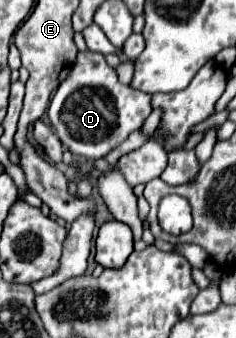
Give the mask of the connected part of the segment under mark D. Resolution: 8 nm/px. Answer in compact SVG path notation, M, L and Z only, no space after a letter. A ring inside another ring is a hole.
M83 51L75 69L51 97L47 115L59 141L81 159L101 159L115 149L127 135L143 125L153 111L151 95L123 85L101 53Z

